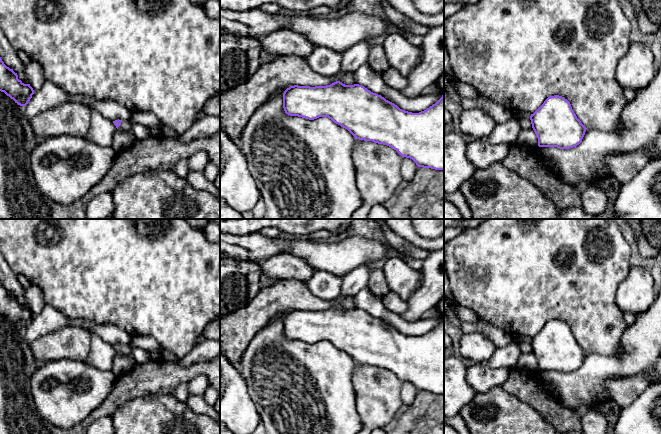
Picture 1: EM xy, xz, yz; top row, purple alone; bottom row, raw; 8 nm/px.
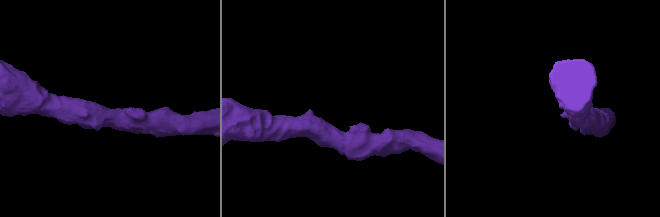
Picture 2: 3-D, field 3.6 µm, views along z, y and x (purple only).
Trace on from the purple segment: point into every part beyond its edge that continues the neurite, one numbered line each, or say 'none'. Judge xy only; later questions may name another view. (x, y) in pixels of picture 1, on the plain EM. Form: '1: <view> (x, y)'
1: xy (125, 349)

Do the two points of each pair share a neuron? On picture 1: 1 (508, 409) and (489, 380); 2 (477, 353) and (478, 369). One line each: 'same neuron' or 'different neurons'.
1: different neurons
2: different neurons

